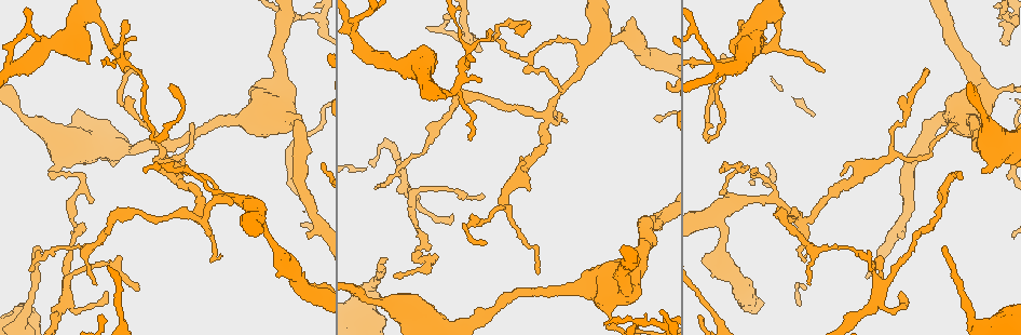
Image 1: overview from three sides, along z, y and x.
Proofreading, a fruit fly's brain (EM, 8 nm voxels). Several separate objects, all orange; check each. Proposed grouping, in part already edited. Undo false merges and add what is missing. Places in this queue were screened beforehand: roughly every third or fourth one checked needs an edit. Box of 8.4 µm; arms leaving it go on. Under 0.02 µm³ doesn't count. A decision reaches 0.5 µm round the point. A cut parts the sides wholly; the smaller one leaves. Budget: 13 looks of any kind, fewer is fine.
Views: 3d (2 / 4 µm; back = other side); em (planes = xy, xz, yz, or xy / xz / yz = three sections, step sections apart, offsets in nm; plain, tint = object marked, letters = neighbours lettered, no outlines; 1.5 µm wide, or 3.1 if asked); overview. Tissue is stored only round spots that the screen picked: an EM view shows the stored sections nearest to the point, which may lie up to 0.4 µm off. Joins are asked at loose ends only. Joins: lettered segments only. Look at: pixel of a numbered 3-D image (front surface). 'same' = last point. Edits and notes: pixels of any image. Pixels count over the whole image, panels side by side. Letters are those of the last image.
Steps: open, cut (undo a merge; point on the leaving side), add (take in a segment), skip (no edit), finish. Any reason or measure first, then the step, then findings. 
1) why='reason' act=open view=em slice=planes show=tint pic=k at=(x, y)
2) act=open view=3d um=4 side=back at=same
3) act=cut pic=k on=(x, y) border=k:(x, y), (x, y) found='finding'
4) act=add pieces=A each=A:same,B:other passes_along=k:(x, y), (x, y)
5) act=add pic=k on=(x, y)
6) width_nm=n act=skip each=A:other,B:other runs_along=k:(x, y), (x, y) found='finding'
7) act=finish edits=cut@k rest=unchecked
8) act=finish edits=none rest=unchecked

why='abrupt turn' act=open view=3d um=4 pic=1 at=(778, 212)

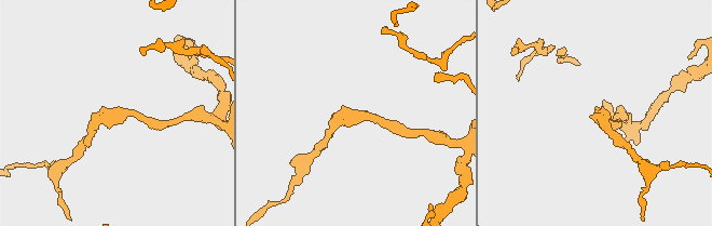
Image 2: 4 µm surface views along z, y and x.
act=open view=em slice=planes show=tint pic=2 at=(352, 113)

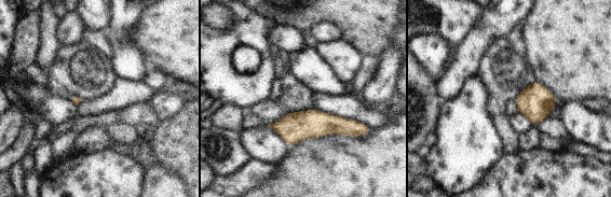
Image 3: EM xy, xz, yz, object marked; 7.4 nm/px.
why='see the neighbours' act=open view=em slice=planes show=letters at=same

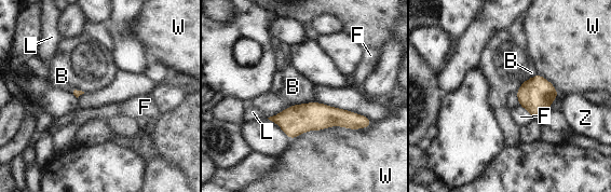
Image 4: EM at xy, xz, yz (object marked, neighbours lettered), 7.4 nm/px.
longest_contact=W:650nm act=skip each=B:other,F:other,L:other,W:other,Z:other runs_along=4:(274, 119), (345, 118), (367, 123) found='one neuron here'

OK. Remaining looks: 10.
why='three-way junction' act=open view=3d um=2 pic=1 at=(731, 59)

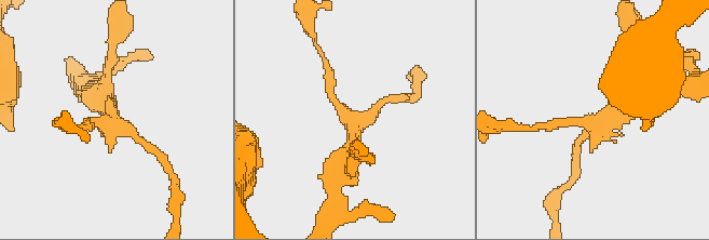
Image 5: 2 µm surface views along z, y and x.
act=open view=em slice=planes show=letters pic=5 at=(351, 120)

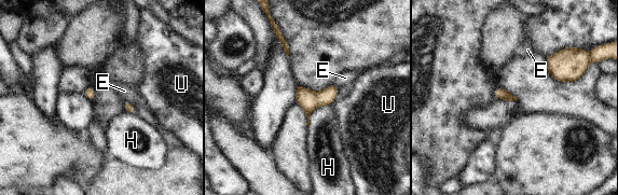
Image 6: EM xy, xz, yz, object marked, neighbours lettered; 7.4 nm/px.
longest_contact=H:260nm act=skip each=E:other,H:other,U:other border=6:(330, 103), (311, 112), (307, 127) found='all the same neuron'

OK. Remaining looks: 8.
act=open view=3d um=4 pic=1 at=(471, 139)

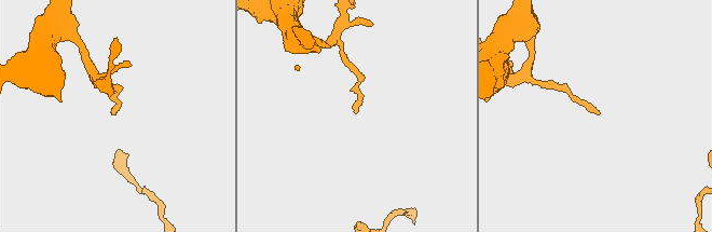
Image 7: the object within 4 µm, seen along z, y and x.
why='need the tissue' act=open view=em slice=planes show=tint pic=7 at=(113, 114)

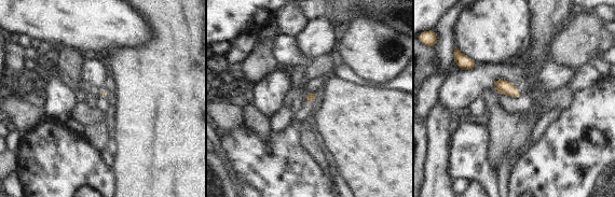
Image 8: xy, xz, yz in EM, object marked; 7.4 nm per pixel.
why='what lies round it' act=open view=em slice=planes show=letters at=same

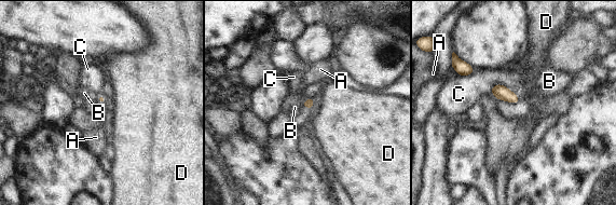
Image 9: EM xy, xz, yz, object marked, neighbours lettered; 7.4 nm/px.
act=skip each=A:other,B:other,C:other,D:other border=9:(508, 89), (521, 99) found='none of them fits'

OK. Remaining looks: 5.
why='closes a loop' act=open view=3d um=4 pic=1 at=(184, 172)

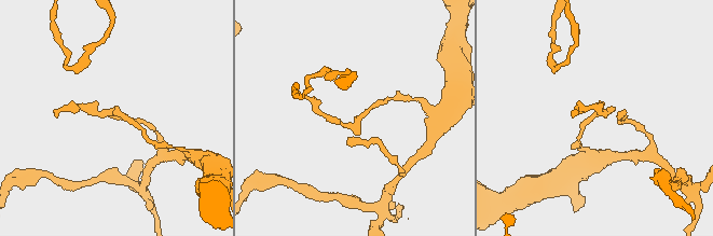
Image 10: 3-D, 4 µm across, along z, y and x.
act=open view=em slice=planes show=plain pic=10 at=(603, 113)

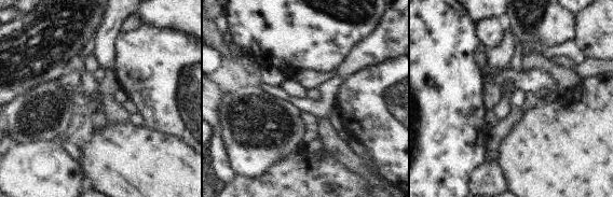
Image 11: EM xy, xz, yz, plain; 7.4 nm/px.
act=open view=em slice=planes show=letters at=same

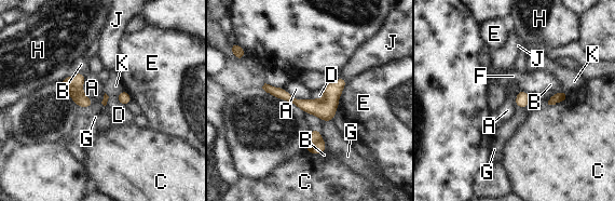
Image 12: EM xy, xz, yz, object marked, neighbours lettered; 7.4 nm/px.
act=skip each=A:other,B:other,C:other,D:other,E:other,F:other,G:other,H:other,J:other,K:other found='all the same neuron'

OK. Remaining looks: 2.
act=finish edits=none rest=unchecked

